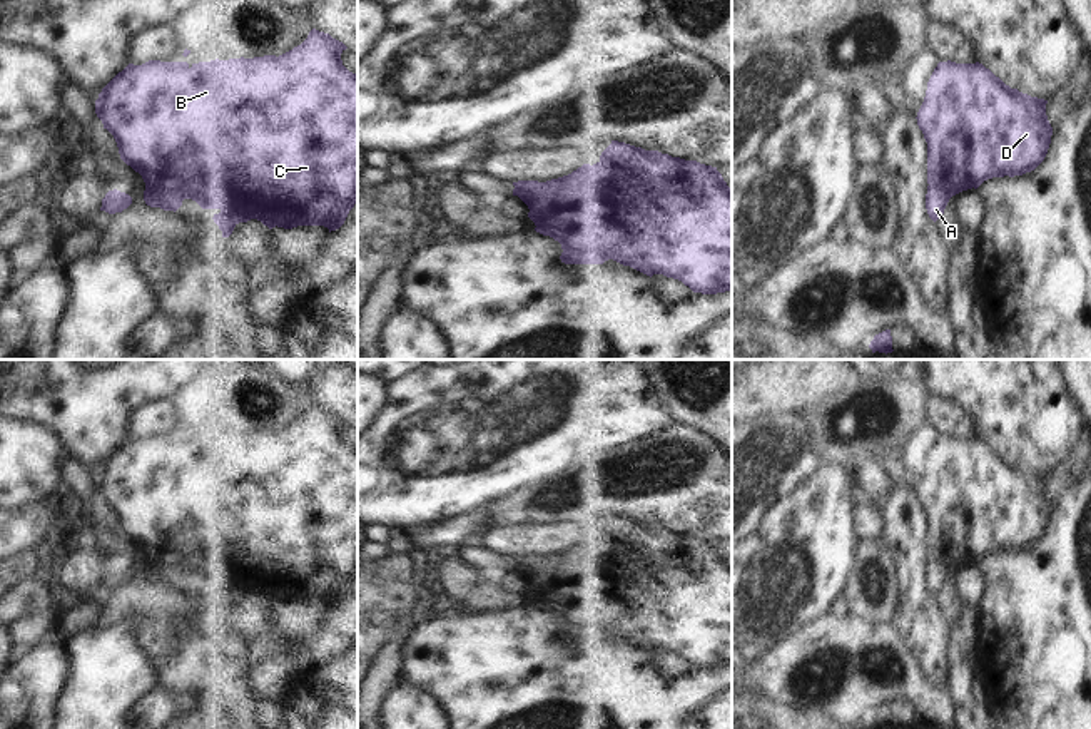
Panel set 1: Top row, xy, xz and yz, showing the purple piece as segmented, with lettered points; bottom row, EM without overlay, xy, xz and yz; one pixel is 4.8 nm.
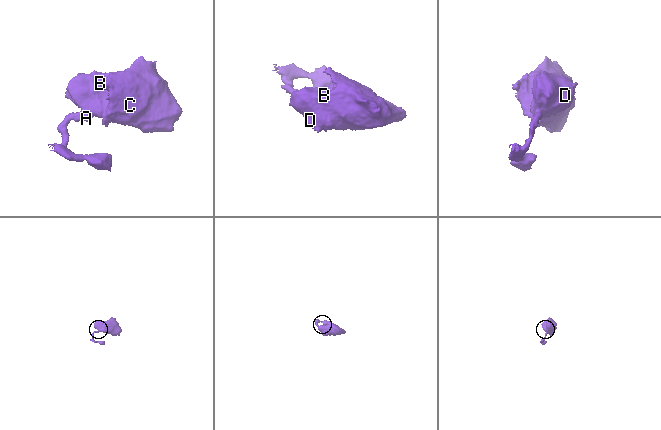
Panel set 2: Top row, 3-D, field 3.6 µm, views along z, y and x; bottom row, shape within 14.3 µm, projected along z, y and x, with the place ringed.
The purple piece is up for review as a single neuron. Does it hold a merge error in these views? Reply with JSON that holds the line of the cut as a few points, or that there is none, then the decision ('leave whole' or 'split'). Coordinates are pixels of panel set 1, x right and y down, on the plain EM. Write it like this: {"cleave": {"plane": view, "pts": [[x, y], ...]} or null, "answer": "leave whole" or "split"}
{"cleave": {"plane": "xy", "pts": [[146, 559], [166, 564], [182, 574]]}, "answer": "split"}

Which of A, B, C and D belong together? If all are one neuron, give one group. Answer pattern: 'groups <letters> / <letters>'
groups A / B C D

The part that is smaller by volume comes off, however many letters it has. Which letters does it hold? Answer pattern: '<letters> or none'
A

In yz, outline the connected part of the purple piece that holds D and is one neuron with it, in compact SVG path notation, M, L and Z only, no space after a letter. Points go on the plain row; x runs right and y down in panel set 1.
M939 436L916 492L927 517L927 558L944 562L952 572L992 552L1034 545L1044 535L1053 510L1046 478L1011 463L979 436Z

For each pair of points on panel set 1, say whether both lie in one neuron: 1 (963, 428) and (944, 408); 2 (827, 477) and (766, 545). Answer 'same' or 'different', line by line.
1: same
2: same

